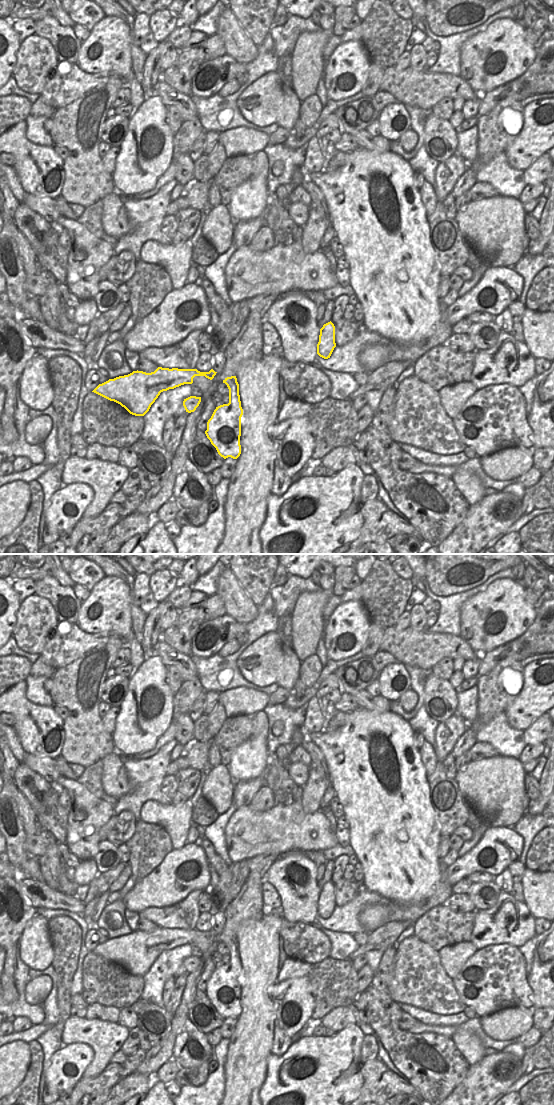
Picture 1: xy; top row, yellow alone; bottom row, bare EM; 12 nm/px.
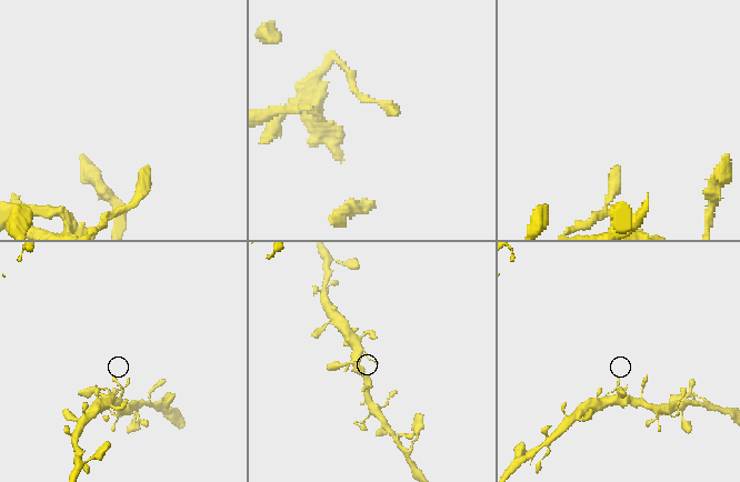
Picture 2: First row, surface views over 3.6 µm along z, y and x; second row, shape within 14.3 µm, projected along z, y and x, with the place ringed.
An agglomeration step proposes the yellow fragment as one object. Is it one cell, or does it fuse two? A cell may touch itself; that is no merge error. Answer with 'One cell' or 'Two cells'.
One cell

